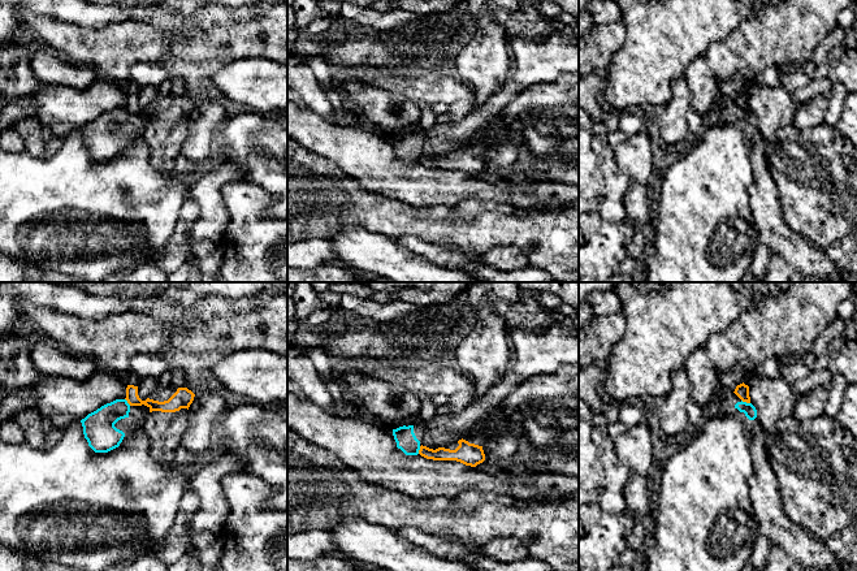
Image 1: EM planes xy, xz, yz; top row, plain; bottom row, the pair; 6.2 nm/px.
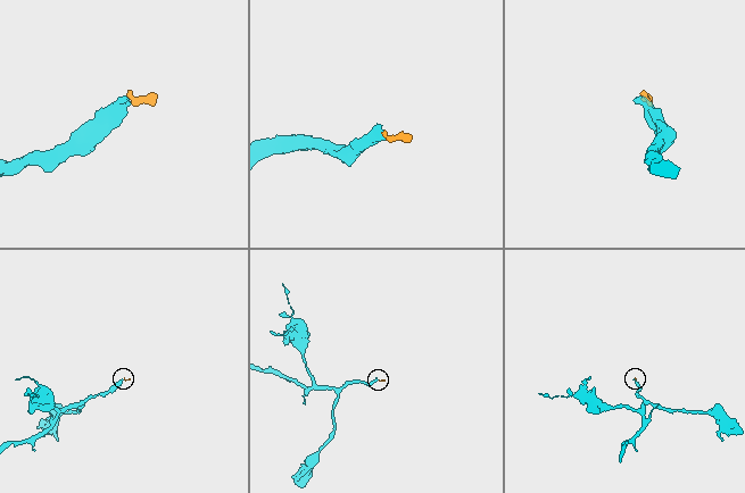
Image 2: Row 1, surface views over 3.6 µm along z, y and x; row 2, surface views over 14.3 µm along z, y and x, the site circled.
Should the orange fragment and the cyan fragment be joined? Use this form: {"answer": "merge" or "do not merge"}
{"answer": "do not merge"}

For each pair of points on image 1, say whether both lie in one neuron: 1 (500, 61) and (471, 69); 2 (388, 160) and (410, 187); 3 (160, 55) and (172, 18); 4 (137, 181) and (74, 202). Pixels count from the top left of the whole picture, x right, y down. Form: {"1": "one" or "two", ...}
{"1": "one", "2": "one", "3": "two", "4": "one"}

